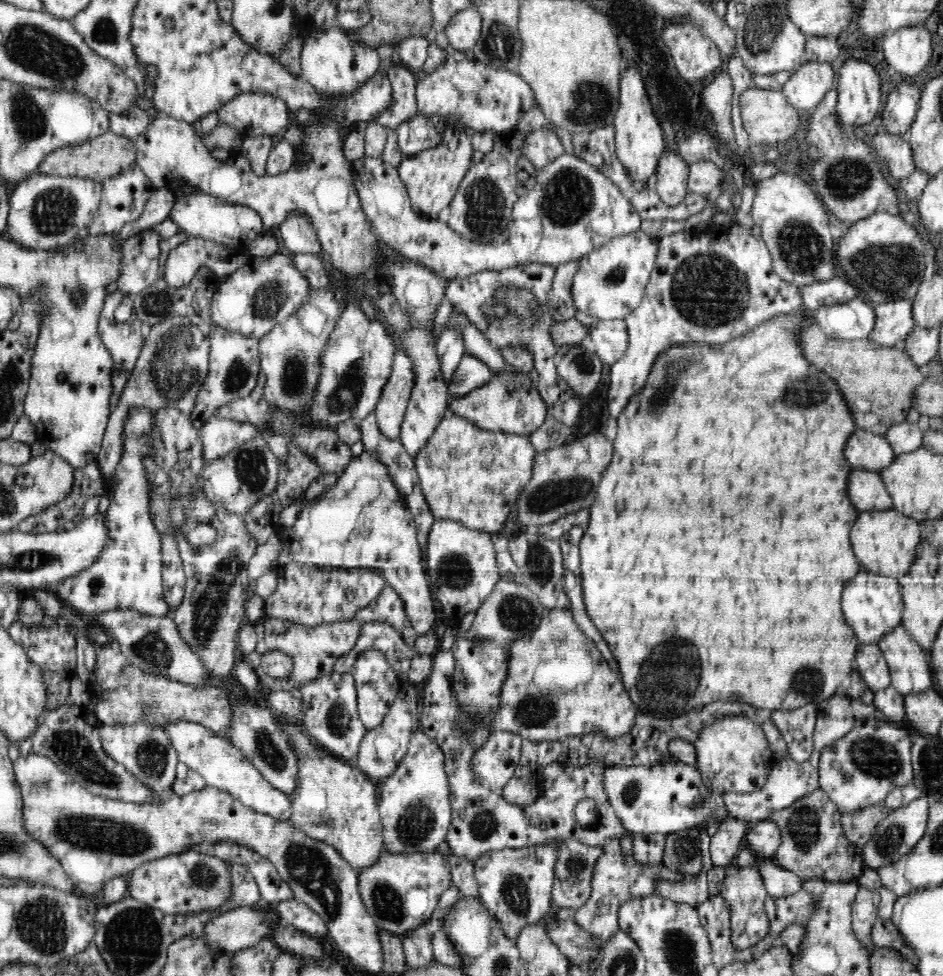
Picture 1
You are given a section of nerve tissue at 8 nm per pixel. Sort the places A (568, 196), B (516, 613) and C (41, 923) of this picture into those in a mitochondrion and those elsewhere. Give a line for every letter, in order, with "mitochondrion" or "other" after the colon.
A: mitochondrion
B: mitochondrion
C: mitochondrion

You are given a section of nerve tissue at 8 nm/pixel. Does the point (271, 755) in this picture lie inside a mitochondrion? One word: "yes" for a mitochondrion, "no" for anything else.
yes

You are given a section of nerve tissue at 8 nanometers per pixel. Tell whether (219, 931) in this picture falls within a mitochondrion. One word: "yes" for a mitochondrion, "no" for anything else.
yes

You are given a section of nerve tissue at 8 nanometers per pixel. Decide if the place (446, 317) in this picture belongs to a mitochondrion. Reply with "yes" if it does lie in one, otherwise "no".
no

